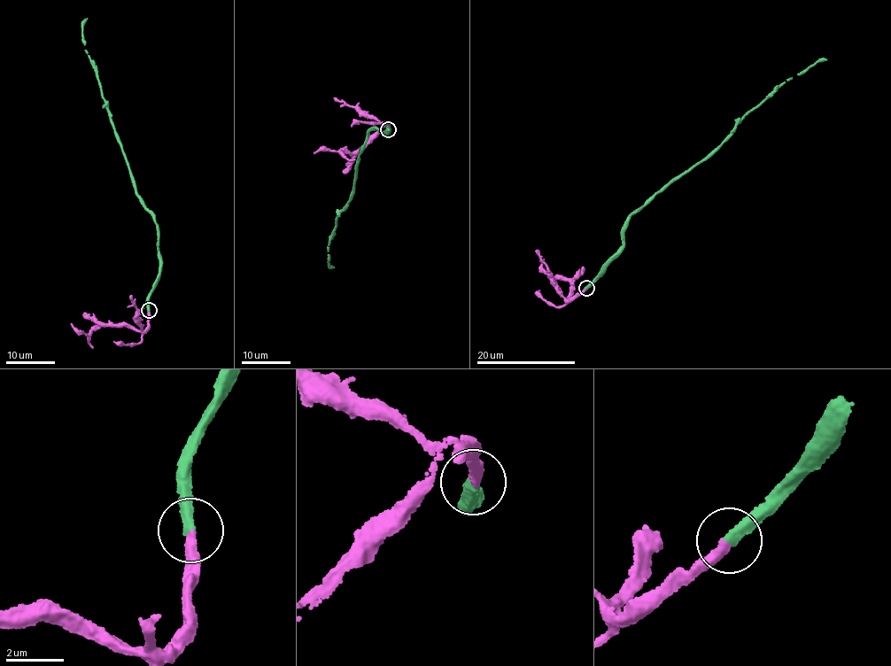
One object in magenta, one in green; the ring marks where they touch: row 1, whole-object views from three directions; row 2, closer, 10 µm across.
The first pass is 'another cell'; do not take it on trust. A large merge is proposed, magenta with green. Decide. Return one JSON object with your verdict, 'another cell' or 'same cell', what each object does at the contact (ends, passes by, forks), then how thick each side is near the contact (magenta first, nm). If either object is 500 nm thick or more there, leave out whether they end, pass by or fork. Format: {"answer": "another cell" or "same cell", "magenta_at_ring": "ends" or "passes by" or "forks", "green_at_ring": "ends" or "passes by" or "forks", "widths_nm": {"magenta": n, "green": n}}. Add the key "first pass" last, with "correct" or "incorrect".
{"answer": "same cell", "magenta_at_ring": "ends", "green_at_ring": "ends", "widths_nm": {"magenta": 360, "green": 400}, "first pass": "incorrect"}

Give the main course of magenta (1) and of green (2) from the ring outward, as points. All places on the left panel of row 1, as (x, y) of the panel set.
1: (149, 311), (146, 327), (142, 331), (127, 325), (104, 325), (94, 328), (85, 335), (71, 323)
2: (149, 311), (149, 297), (159, 267), (158, 232), (153, 218), (135, 192), (129, 169), (81, 40), (87, 18)

